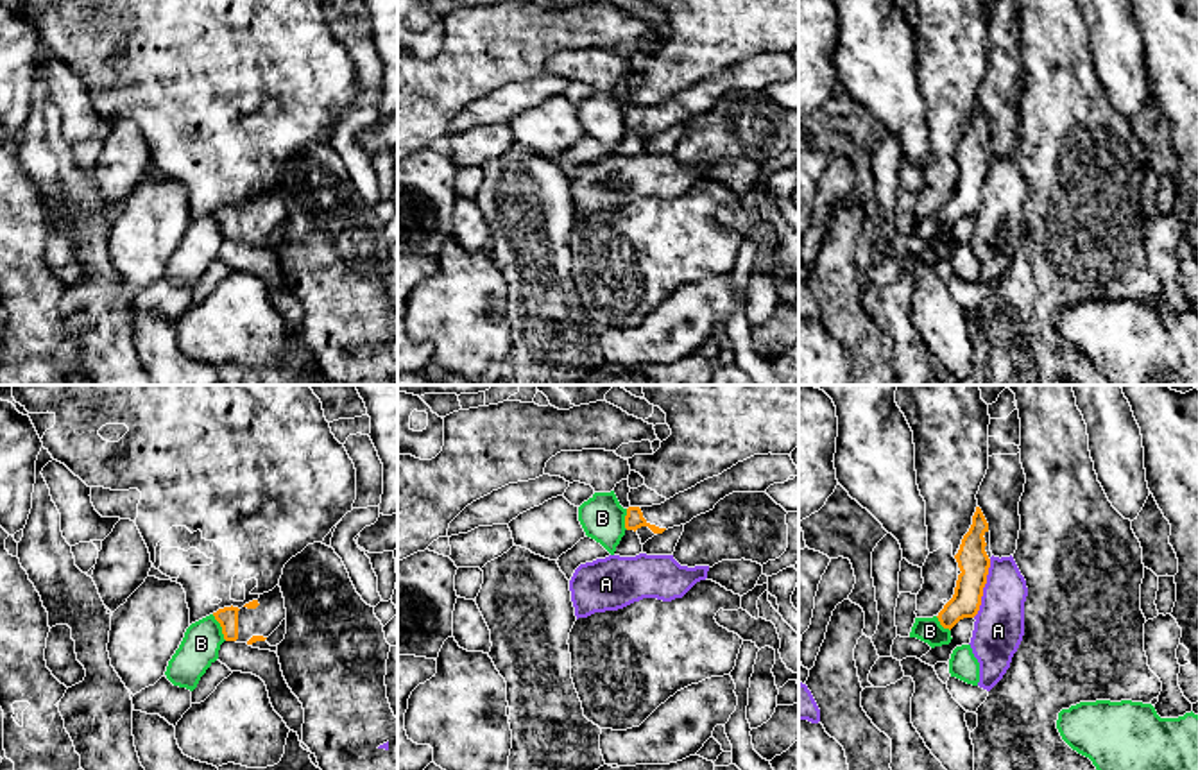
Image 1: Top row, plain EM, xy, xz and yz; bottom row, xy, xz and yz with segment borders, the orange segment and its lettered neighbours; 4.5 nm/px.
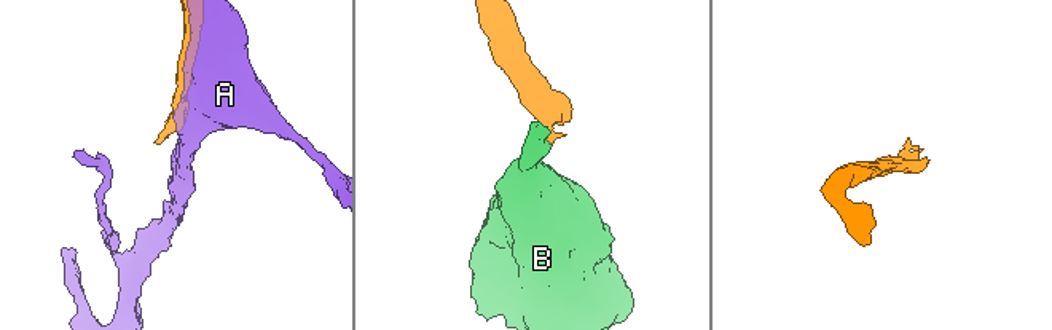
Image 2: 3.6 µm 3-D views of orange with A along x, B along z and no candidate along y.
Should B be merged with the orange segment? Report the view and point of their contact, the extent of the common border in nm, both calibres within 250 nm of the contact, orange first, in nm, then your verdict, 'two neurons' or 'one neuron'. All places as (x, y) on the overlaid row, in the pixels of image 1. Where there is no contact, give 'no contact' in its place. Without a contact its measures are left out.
xy (221, 625) | 140 nm | 90/170 nm | two neurons

